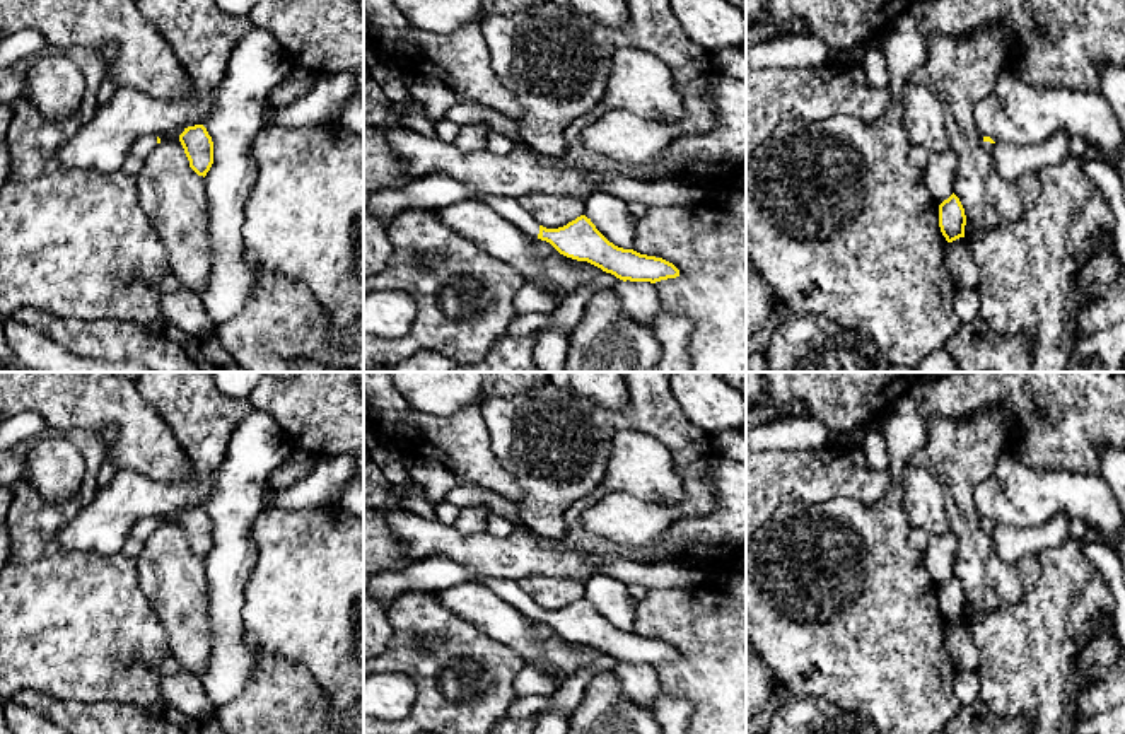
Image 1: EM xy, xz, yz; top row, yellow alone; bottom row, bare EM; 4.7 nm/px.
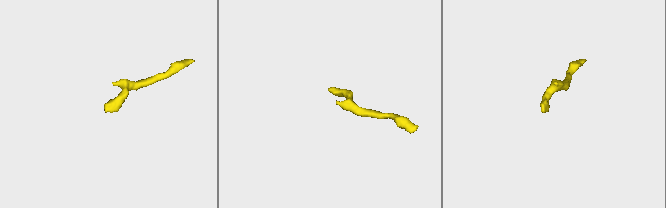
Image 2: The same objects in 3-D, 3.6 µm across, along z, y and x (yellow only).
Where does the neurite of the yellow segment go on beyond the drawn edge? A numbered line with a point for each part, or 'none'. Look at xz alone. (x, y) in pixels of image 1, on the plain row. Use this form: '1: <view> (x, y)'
1: xz (437, 572)

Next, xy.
1: xy (142, 530)

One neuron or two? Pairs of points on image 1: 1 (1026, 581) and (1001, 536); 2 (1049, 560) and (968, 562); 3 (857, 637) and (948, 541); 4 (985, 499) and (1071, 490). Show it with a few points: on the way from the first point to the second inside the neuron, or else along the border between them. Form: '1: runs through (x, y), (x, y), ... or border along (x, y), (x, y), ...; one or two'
1: border along (990, 535), (994, 550), (1008, 562), (1035, 552); two
2: border along (1037, 553), (1040, 577), (1023, 598); two
3: border along (922, 552), (922, 567), (938, 588); two
4: runs through (1006, 502), (1011, 504), (1018, 497), (1050, 492); one

